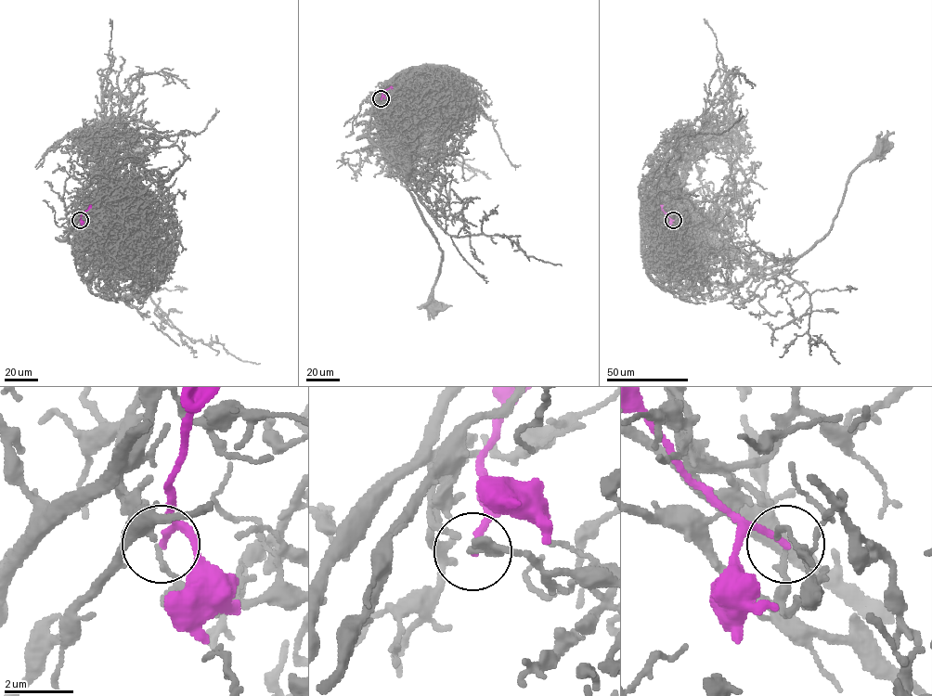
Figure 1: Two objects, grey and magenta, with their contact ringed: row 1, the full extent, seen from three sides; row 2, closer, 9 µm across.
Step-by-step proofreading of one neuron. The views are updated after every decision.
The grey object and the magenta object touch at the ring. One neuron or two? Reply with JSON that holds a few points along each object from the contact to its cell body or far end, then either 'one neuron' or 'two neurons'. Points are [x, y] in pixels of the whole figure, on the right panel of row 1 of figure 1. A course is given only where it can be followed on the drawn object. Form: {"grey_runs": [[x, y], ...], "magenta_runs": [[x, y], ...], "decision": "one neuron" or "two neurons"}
{"grey_runs": [[672, 220], [686, 237], [695, 235], [757, 268], [793, 261], [828, 232], [848, 177], [882, 144]], "magenta_runs": [[673, 220], [661, 204]], "decision": "two neurons"}

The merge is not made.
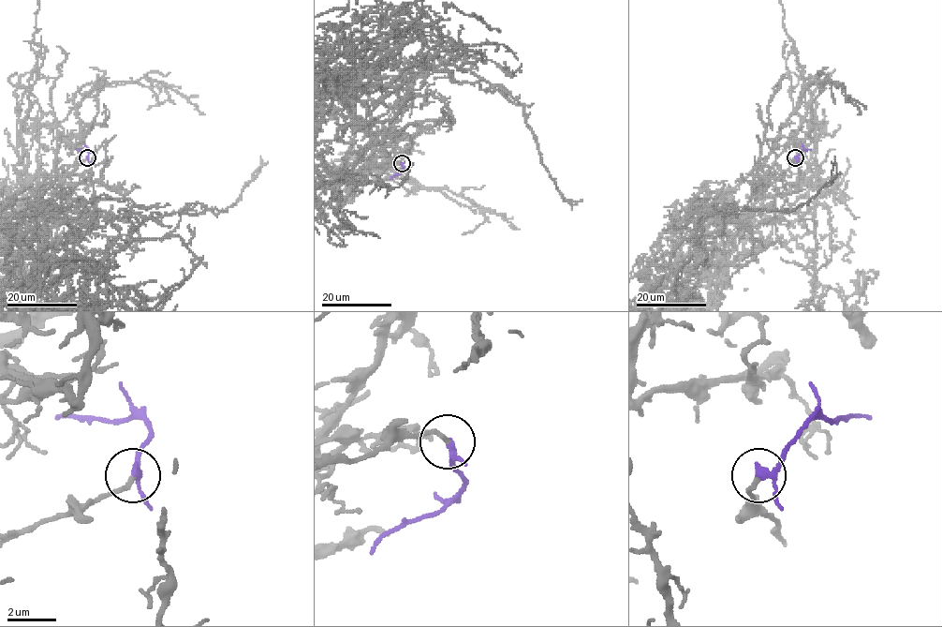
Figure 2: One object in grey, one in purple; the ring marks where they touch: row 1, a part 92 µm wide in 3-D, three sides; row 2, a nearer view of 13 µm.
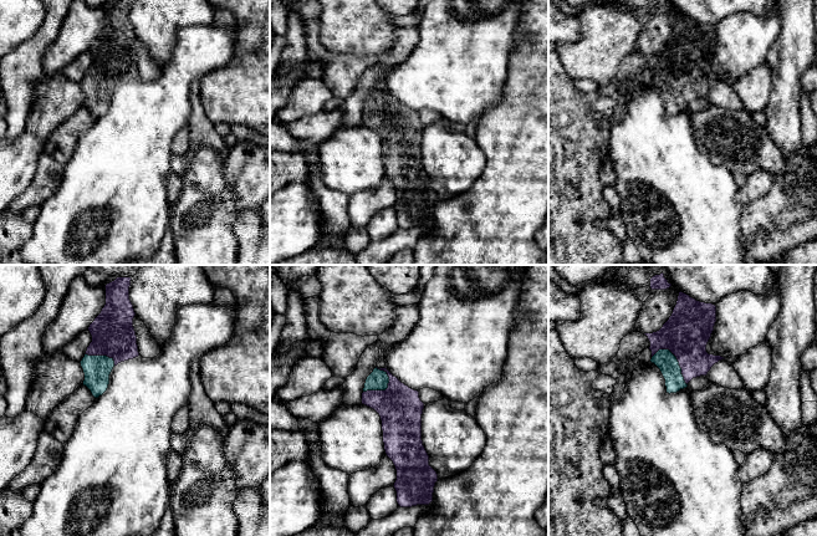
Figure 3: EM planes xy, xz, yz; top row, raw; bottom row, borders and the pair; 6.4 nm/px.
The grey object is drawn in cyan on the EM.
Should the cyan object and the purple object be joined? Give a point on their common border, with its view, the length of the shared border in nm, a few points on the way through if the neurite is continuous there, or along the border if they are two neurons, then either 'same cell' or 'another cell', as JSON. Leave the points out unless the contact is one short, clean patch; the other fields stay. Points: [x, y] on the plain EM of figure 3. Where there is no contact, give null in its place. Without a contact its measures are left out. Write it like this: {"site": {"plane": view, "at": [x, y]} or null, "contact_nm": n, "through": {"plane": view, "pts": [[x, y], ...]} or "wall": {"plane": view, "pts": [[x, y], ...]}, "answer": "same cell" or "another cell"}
{"site": {"plane": "yz", "at": [678, 85]}, "contact_nm": 300, "through": {"plane": "yz", "pts": [[664, 81], [678, 85], [679, 67], [687, 54]]}, "answer": "same cell"}

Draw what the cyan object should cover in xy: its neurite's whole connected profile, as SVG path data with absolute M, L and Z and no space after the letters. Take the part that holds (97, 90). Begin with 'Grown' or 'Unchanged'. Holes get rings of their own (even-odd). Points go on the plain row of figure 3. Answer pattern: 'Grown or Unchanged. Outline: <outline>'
Grown. Outline: M116 0L104 7L106 26L88 49L92 63L87 68L85 78L80 85L85 95L83 107L91 112L95 119L98 119L107 112L109 96L114 87L139 77L137 57L133 49L136 34L129 21L131 1L132 0Z

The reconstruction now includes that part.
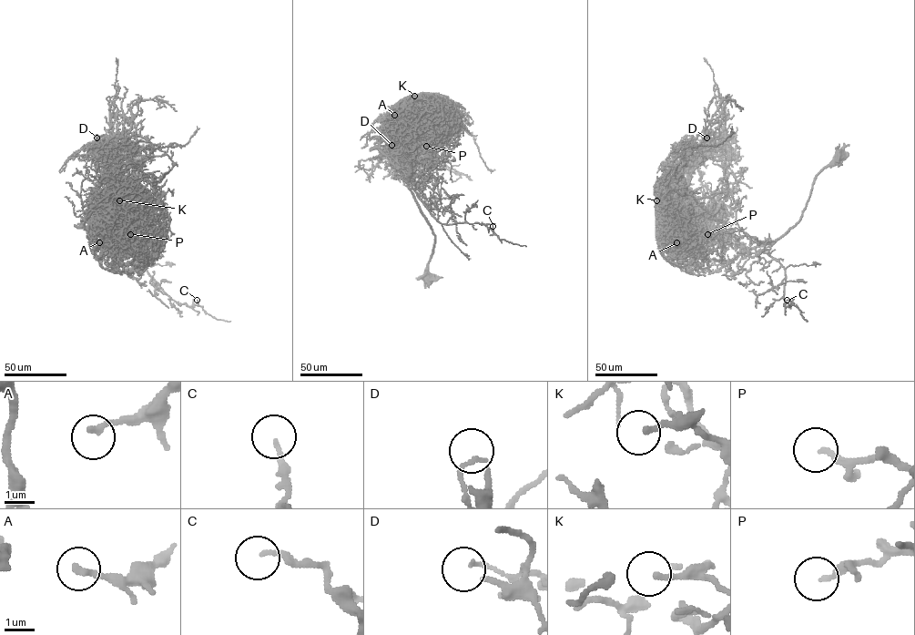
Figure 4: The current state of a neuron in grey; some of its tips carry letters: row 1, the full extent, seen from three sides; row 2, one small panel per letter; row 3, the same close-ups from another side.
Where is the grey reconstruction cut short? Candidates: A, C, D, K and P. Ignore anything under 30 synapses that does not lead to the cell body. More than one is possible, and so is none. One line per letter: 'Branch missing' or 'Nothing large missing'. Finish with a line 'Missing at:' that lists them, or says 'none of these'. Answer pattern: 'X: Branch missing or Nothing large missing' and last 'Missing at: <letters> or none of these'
A: Nothing large missing
C: Nothing large missing
D: Nothing large missing
K: Nothing large missing
P: Branch missing
Missing at: P

